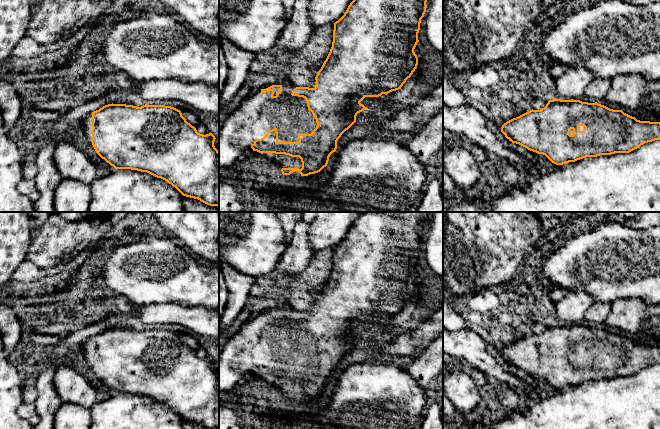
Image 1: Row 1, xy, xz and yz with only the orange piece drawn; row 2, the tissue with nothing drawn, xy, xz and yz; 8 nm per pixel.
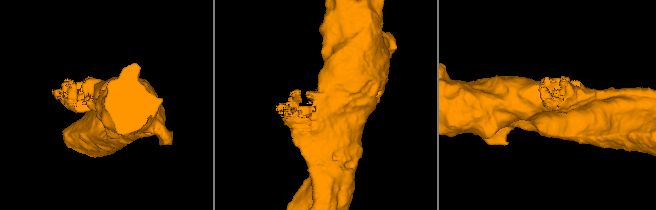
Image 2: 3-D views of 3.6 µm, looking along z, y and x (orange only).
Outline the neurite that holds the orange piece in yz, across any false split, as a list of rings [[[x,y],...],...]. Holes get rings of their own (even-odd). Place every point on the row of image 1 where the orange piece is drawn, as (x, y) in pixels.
[[[549,100],[540,110],[530,110],[501,127],[512,143],[545,155],[552,163],[563,165],[586,157],[629,153],[641,145],[660,140],[660,122],[640,121],[622,110],[580,100]]]

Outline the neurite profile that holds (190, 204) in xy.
[[[183,196],[183,207],[185,212],[219,212],[219,206],[210,206],[198,199]]]

